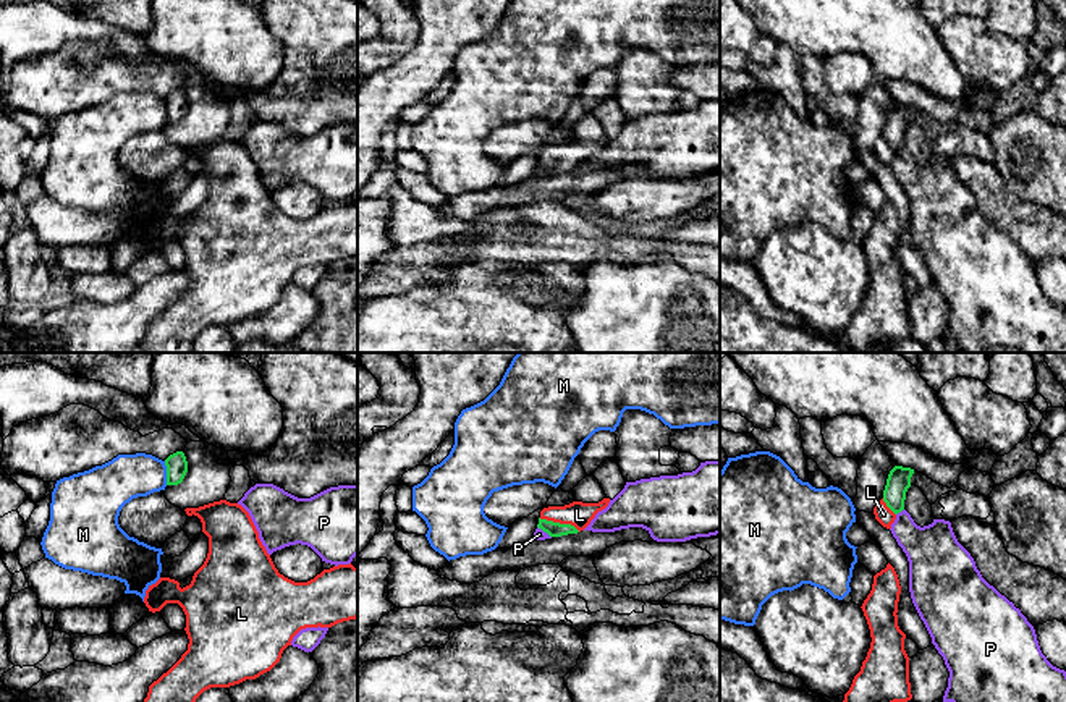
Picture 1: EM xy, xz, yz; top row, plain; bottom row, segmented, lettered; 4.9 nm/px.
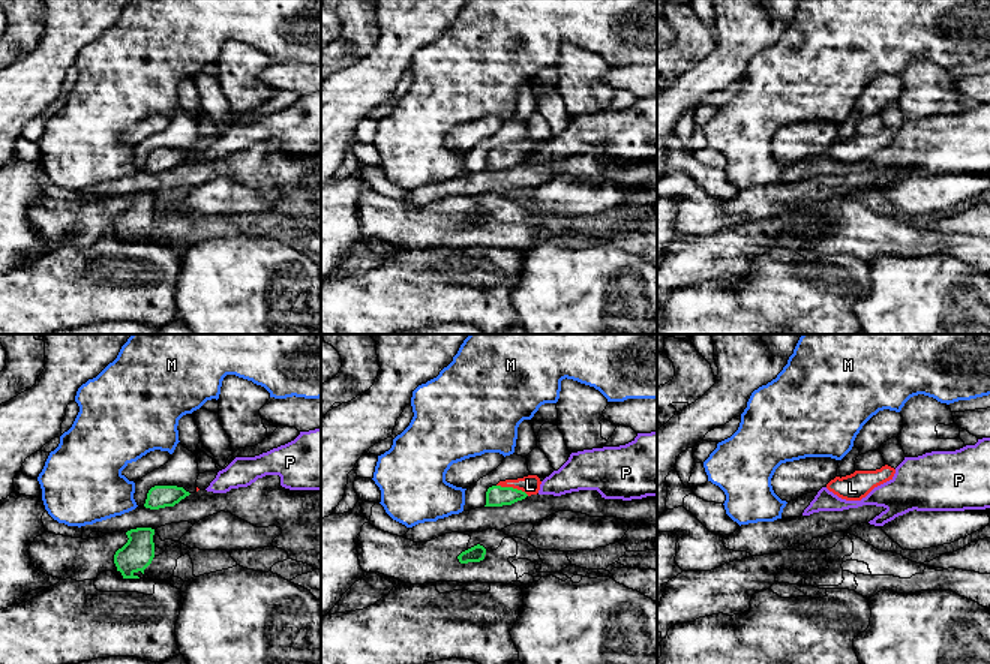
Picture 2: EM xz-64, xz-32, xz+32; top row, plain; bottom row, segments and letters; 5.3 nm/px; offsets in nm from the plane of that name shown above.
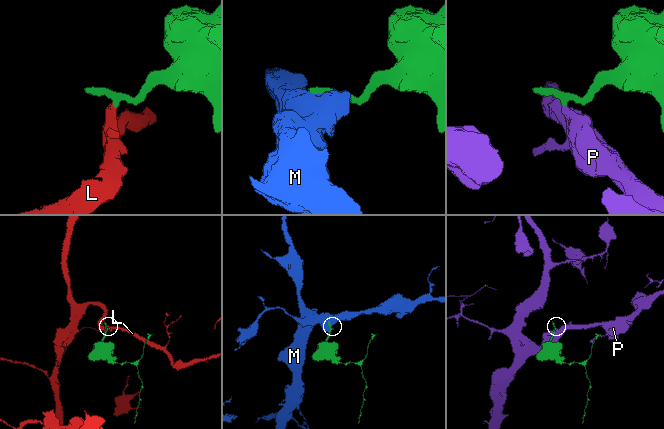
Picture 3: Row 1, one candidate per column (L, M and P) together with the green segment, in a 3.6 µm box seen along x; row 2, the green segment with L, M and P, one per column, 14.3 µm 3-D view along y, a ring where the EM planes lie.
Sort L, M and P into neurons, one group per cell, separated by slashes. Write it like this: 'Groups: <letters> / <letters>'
Groups: L / M / P

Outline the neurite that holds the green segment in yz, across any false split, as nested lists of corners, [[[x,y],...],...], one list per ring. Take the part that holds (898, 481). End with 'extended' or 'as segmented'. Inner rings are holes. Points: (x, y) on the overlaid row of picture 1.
[[[895,466],[890,471],[883,498],[874,508],[875,519],[883,527],[891,529],[896,514],[904,510],[906,492],[911,487],[912,474],[914,469],[903,466]]]; extended

